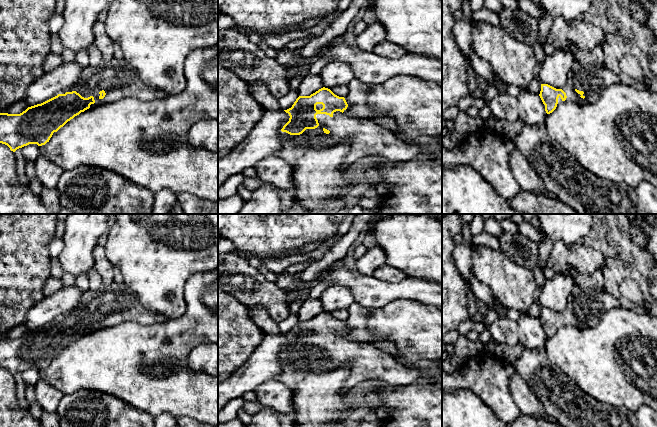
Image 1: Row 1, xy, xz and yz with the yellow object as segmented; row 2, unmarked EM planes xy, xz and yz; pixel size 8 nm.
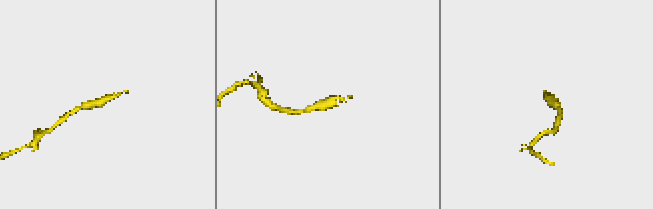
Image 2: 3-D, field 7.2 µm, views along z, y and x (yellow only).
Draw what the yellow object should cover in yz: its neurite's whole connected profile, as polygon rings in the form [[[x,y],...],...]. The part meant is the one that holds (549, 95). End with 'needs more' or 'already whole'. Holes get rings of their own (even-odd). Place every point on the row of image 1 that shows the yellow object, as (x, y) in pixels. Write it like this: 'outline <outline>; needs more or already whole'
outline [[[575,60],[565,86],[556,89],[548,84],[541,84],[539,96],[546,113],[550,114],[556,109],[559,97],[562,101],[586,105],[596,101],[608,86],[619,83],[619,77],[608,69],[584,66]]]; needs more

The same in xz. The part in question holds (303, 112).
outline [[[325,87],[310,96],[299,96],[291,108],[284,110],[290,118],[280,131],[282,148],[277,156],[293,164],[308,151],[327,149],[349,138],[352,139],[352,144],[344,161],[348,167],[355,164],[358,159],[370,155],[380,156],[391,162],[409,161],[418,155],[417,146],[397,138],[394,133],[383,129],[373,120],[345,114],[347,107],[344,97],[335,95]]]; needs more

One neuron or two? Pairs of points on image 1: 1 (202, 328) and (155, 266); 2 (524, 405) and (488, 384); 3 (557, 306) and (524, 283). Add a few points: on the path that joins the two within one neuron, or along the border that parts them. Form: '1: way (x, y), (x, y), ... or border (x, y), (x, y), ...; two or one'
1: border (185, 282), (185, 311), (179, 316), (168, 319); two
2: border (510, 376), (510, 394), (522, 413); two
3: border (539, 291), (536, 299); two

